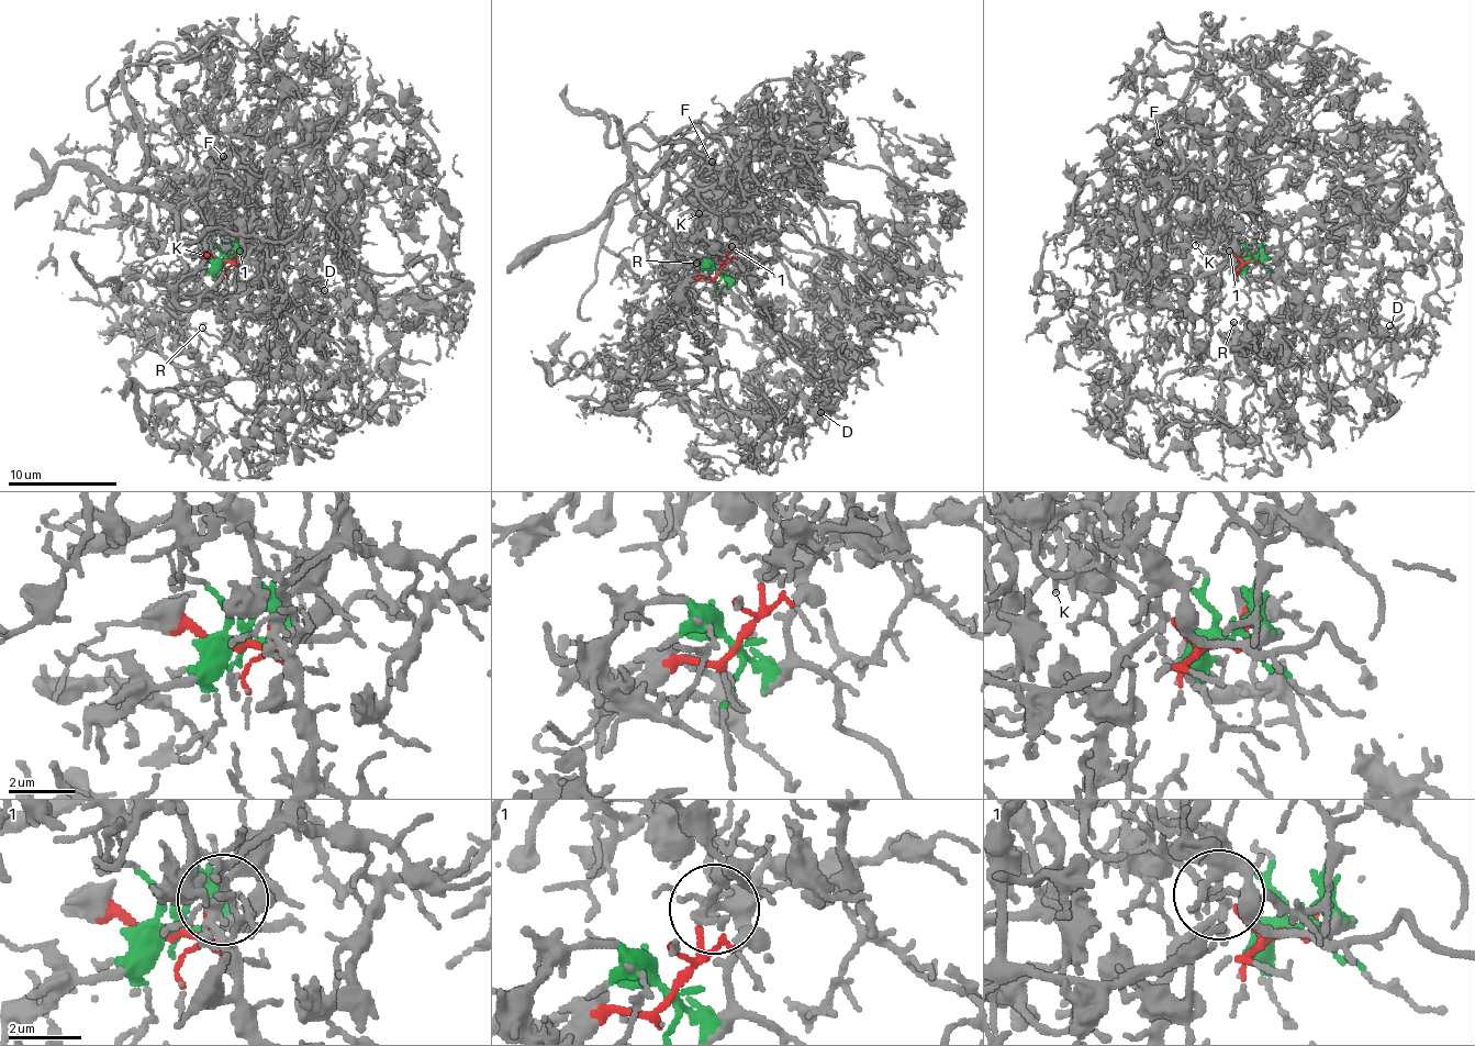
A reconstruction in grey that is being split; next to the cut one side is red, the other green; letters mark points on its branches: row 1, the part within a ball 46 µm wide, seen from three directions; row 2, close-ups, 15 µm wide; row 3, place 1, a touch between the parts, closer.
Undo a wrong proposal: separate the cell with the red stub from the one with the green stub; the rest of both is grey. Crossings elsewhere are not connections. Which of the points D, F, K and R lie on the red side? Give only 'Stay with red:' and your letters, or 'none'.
Stay with red: K

